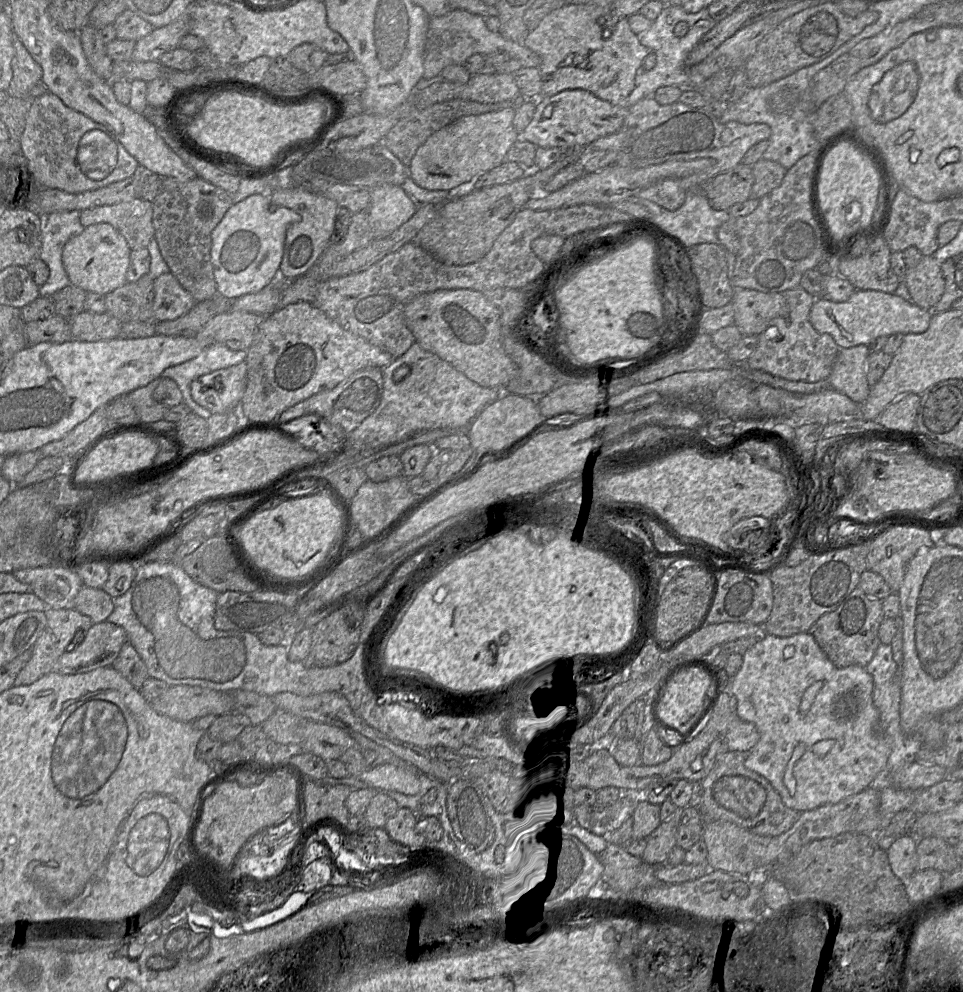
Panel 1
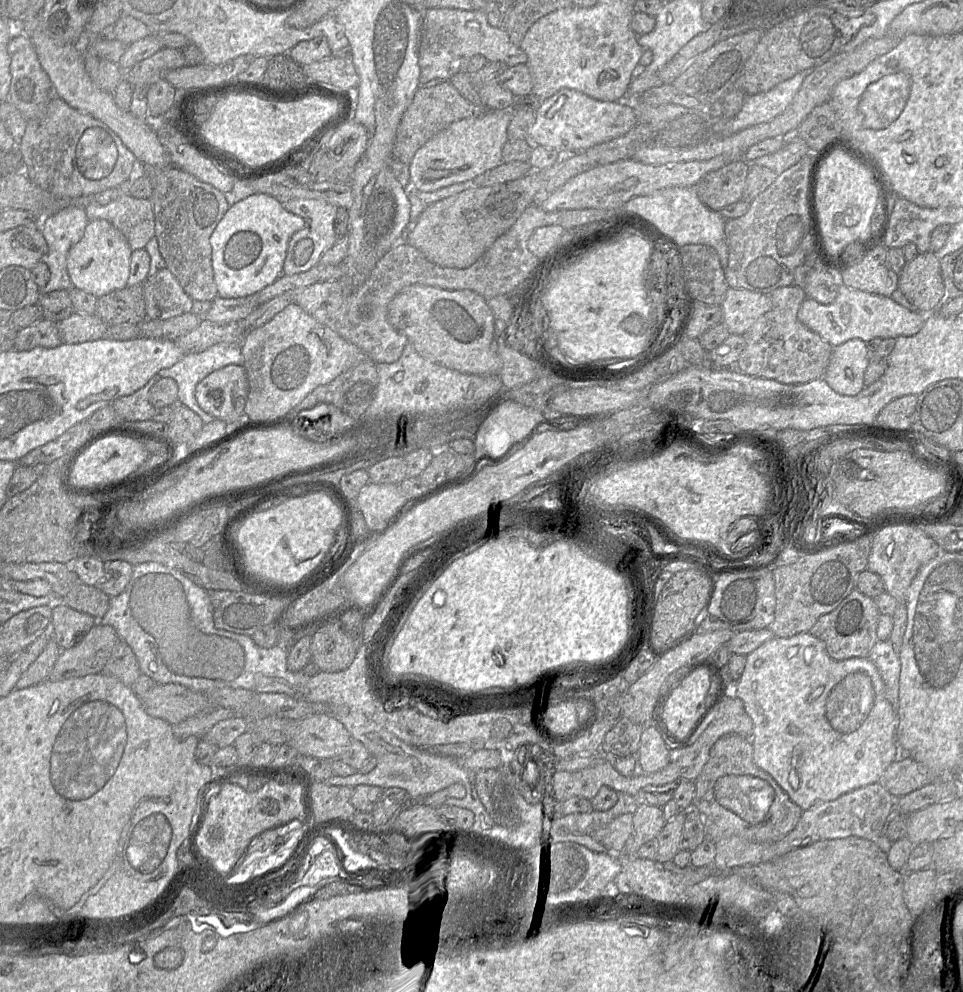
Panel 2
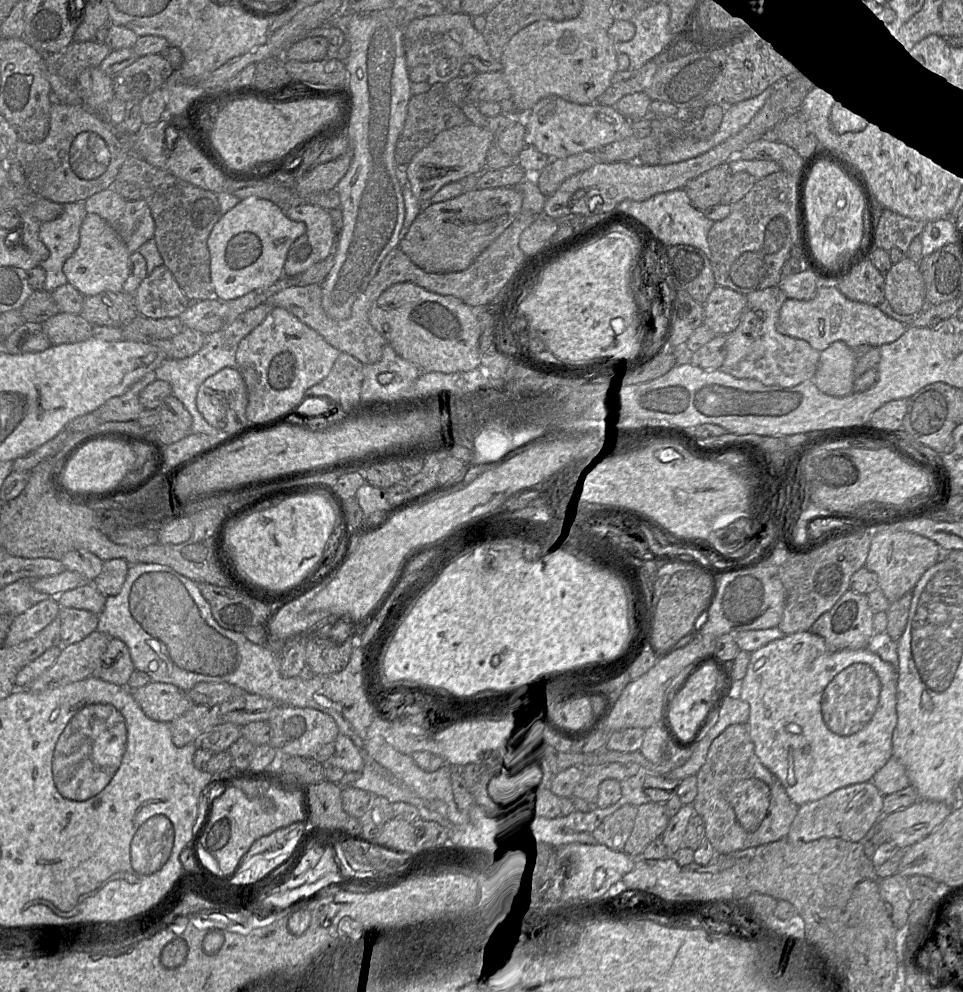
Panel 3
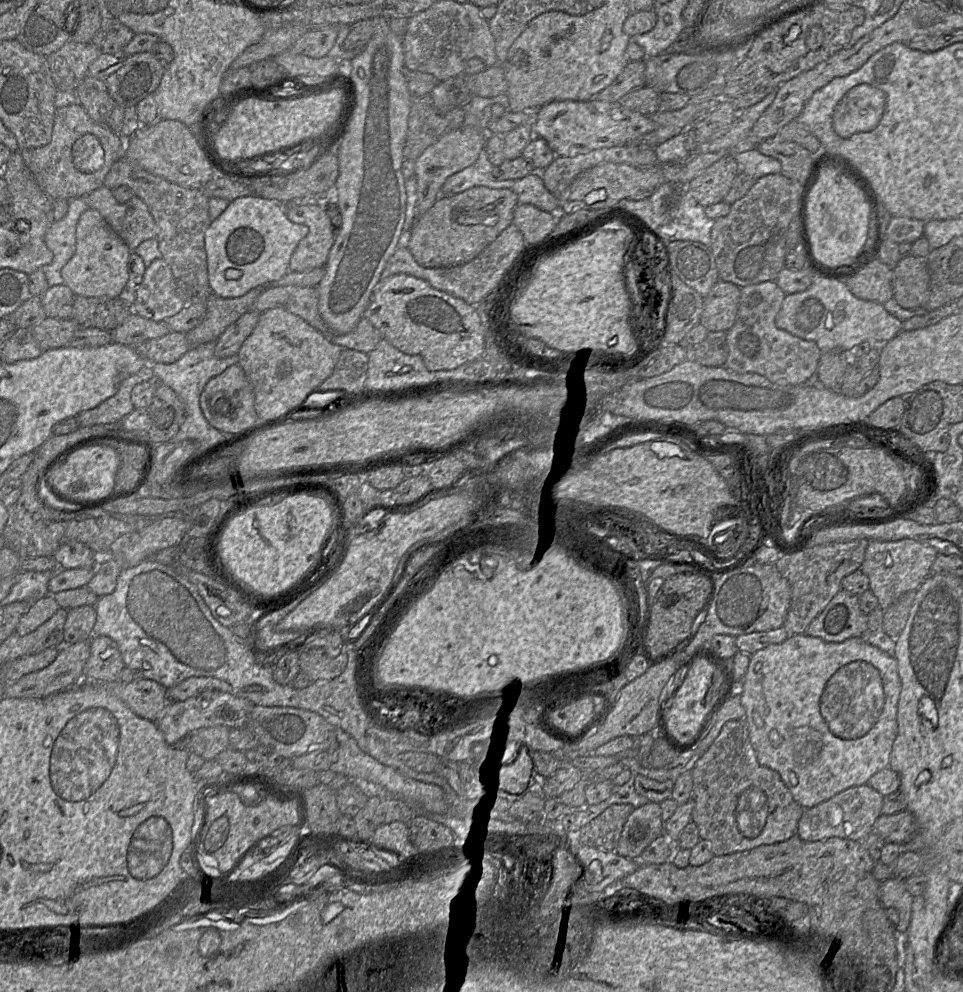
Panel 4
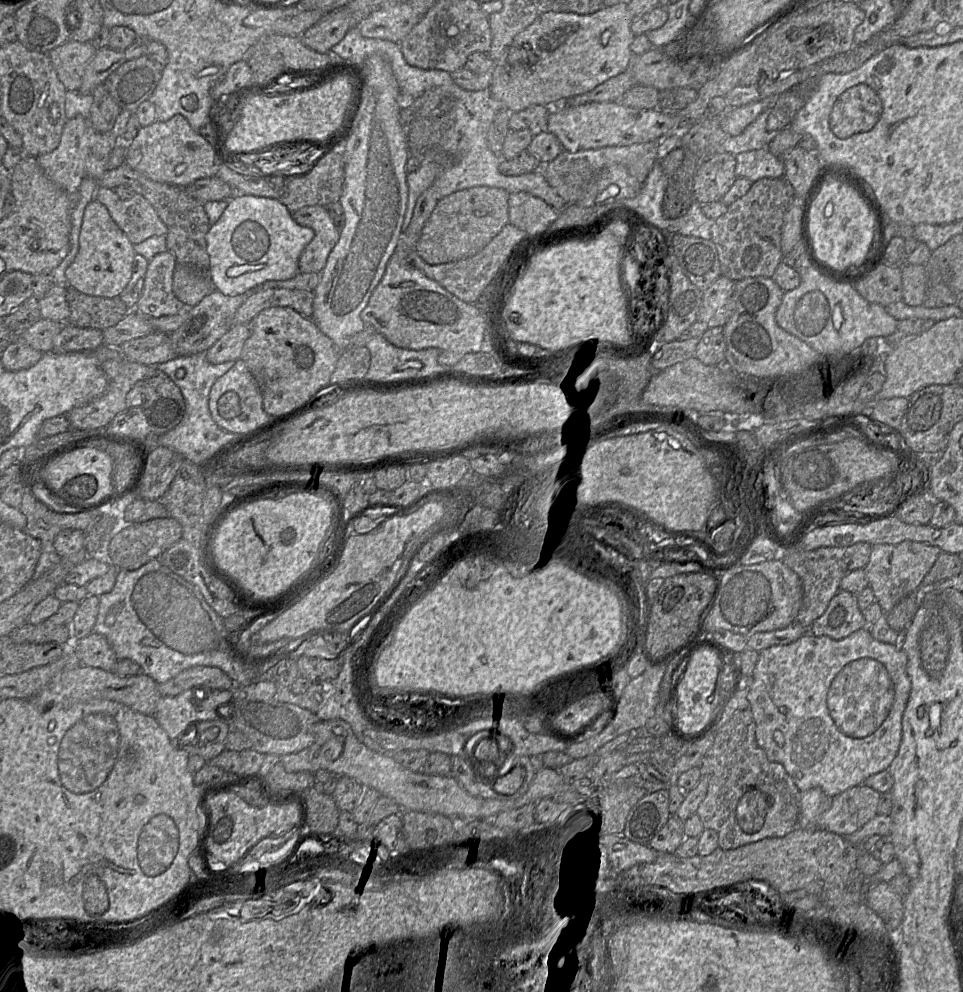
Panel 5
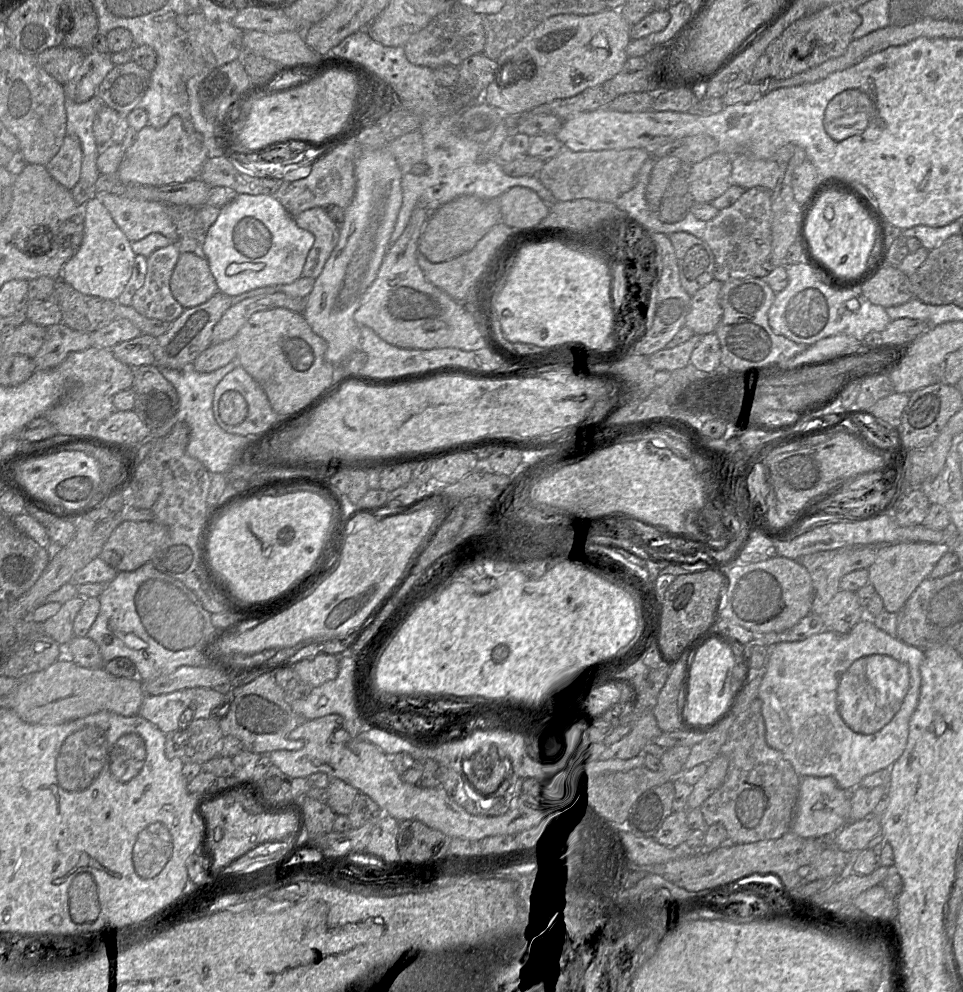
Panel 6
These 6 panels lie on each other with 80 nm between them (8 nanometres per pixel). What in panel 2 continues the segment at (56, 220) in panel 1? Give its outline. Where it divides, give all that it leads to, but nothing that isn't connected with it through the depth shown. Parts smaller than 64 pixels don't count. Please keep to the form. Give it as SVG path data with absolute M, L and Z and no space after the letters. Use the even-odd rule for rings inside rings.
M67 205L42 218L41 232L48 252L40 261L48 265L50 279L41 294L73 288L67 270L67 255L70 248L82 238L88 222L82 205Z

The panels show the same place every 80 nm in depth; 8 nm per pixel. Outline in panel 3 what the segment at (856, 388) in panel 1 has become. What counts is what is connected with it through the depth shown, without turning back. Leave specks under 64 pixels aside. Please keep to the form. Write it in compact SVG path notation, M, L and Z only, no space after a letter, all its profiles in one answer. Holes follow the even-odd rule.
M844 342L832 343L820 352L820 358L814 378L811 380L817 388L834 397L849 395L853 392L855 381L854 366L856 354Z

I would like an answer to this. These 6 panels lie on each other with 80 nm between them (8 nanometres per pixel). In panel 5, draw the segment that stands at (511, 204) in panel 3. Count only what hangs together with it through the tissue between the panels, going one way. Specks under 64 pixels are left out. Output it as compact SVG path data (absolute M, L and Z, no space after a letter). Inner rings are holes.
M487 186L472 187L443 197L424 225L415 251L430 265L474 256L509 224L508 198L506 190Z

